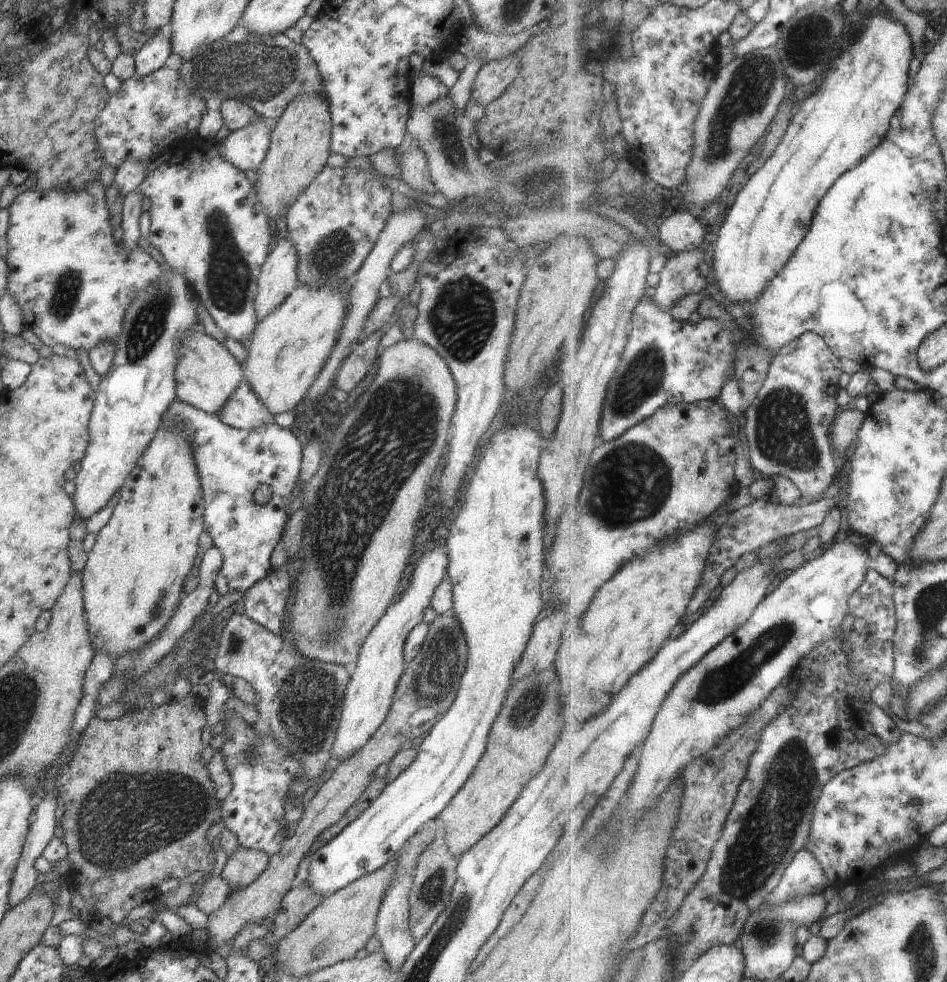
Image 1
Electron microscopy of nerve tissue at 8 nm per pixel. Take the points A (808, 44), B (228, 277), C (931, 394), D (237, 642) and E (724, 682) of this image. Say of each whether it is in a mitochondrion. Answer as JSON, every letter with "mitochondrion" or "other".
{"A":"mitochondrion","B":"mitochondrion","C":"other","D":"mitochondrion","E":"mitochondrion"}

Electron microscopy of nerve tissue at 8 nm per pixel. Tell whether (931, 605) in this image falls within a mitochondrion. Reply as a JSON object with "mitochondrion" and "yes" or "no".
{"mitochondrion":"yes"}

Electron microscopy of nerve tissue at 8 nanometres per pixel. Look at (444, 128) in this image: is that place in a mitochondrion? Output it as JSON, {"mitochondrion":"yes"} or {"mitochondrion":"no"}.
{"mitochondrion":"yes"}

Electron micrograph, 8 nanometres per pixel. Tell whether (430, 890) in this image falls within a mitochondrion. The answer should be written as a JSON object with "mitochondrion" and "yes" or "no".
{"mitochondrion":"yes"}

